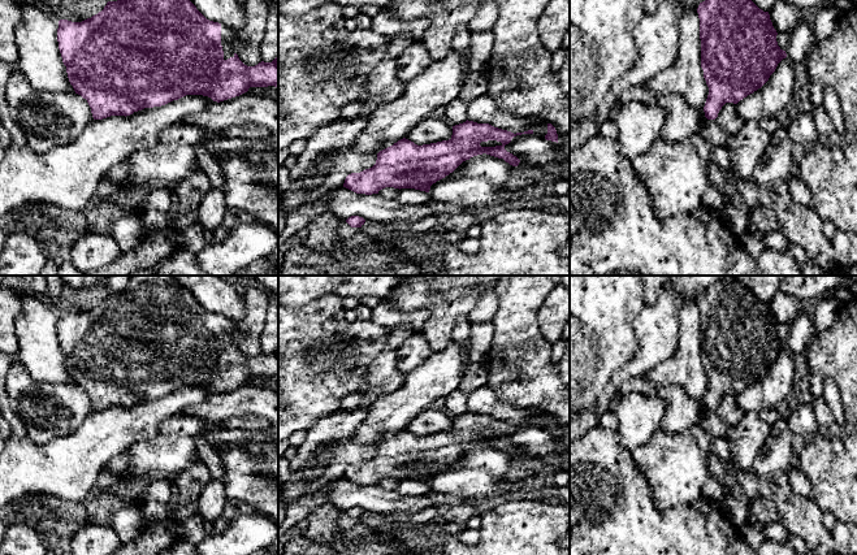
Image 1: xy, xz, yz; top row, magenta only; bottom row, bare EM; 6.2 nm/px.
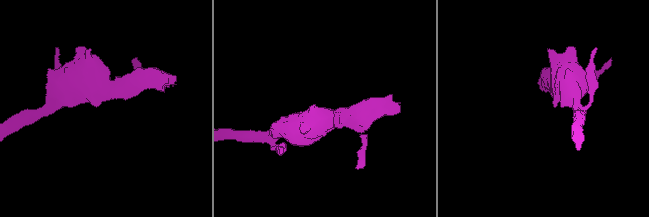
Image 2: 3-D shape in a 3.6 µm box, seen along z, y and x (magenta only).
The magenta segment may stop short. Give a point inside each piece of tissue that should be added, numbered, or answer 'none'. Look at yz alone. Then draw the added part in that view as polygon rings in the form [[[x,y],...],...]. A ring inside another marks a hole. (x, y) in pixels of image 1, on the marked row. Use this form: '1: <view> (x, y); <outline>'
none

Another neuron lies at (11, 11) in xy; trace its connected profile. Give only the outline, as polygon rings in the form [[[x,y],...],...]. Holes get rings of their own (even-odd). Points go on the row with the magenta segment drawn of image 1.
[[[0,0],[0,64],[13,69],[18,66],[16,29],[22,21],[22,5],[18,0]]]

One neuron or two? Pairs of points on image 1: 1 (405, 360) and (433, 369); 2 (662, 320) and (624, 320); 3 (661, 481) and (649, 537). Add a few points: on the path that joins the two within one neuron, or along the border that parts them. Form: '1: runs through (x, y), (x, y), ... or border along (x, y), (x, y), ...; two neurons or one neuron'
1: border along (433, 352), (407, 373); two neurons
2: border along (645, 306), (635, 325), (637, 350); two neurons
3: border along (645, 477), (658, 508), (685, 504); two neurons

